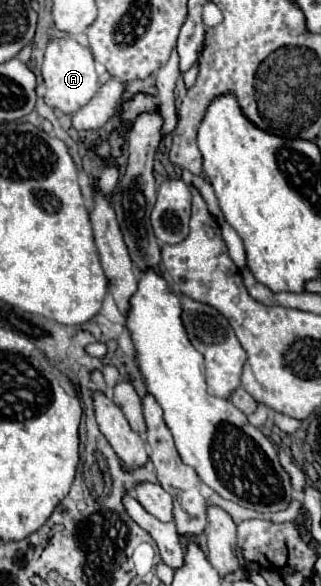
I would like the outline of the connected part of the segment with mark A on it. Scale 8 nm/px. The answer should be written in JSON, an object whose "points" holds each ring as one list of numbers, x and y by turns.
{"points":[[56,28,62,36,52,36,52,40,48,42,46,54,44,54,44,62,42,62,42,78,44,78,44,86,46,86,46,94,44,94,44,102,64,114,72,114,78,108,82,108,84,104,88,104,94,94,98,92,98,74,94,68,94,56,90,52,90,48,81,46,80,40,72,38,67,32,62,32,60,28]]}

